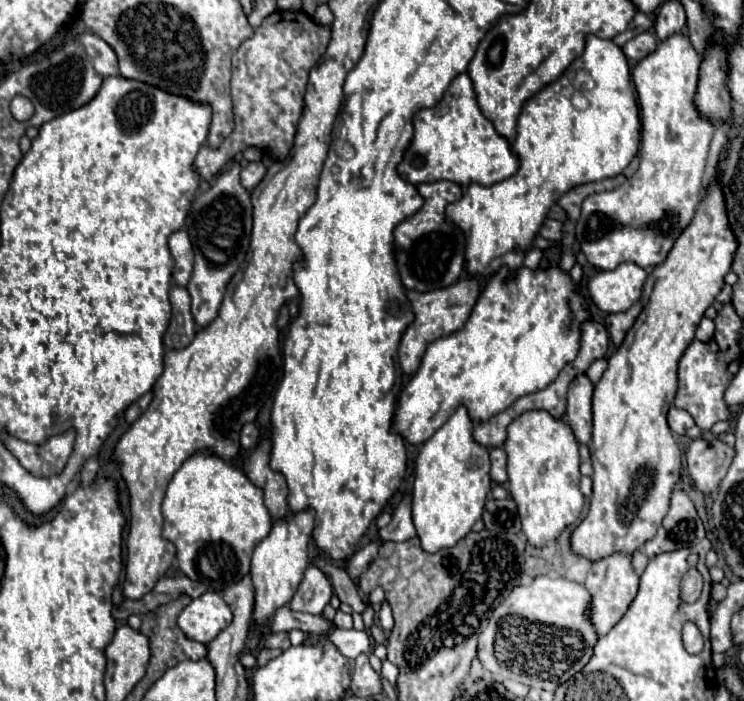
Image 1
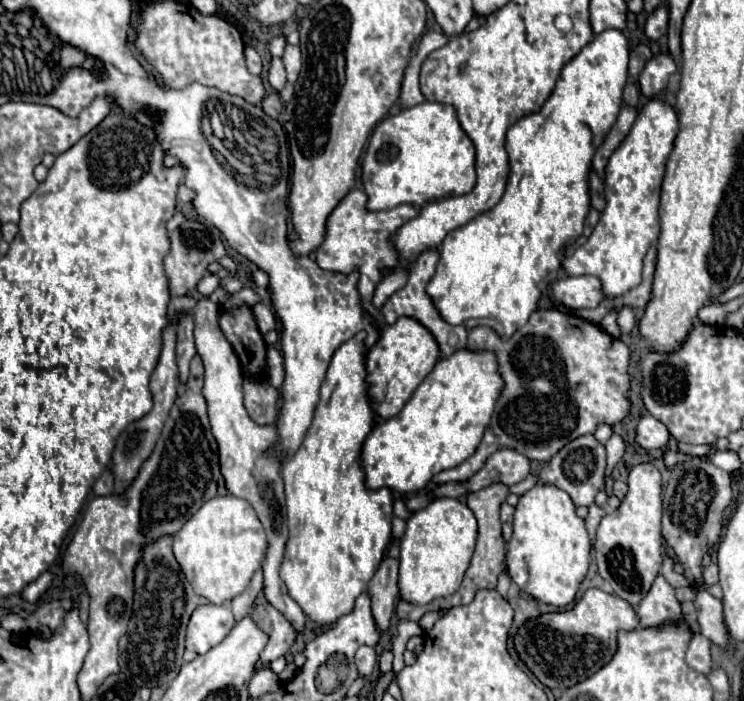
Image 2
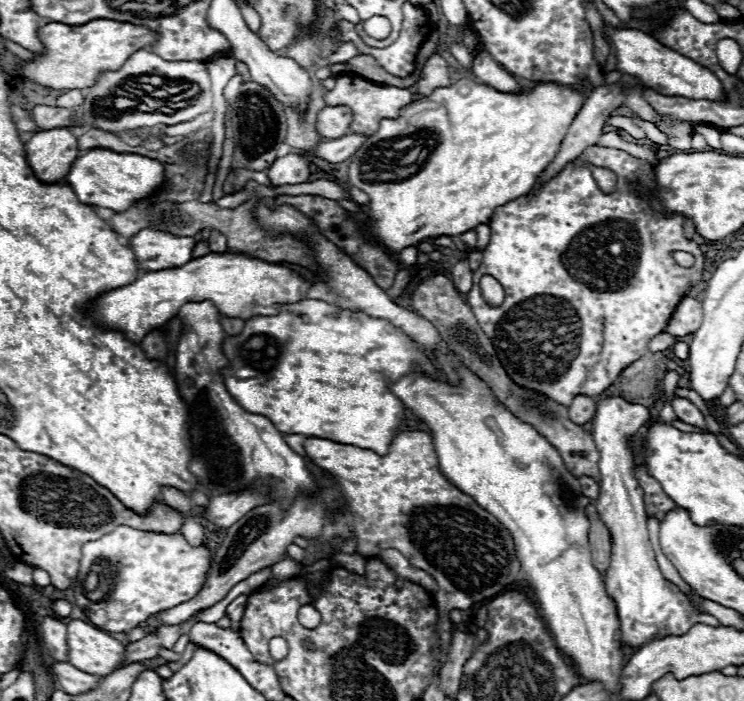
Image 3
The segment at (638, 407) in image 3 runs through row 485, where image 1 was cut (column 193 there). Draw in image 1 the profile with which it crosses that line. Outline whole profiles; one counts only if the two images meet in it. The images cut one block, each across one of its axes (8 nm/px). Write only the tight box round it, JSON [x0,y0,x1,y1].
[178,594,232,644]

